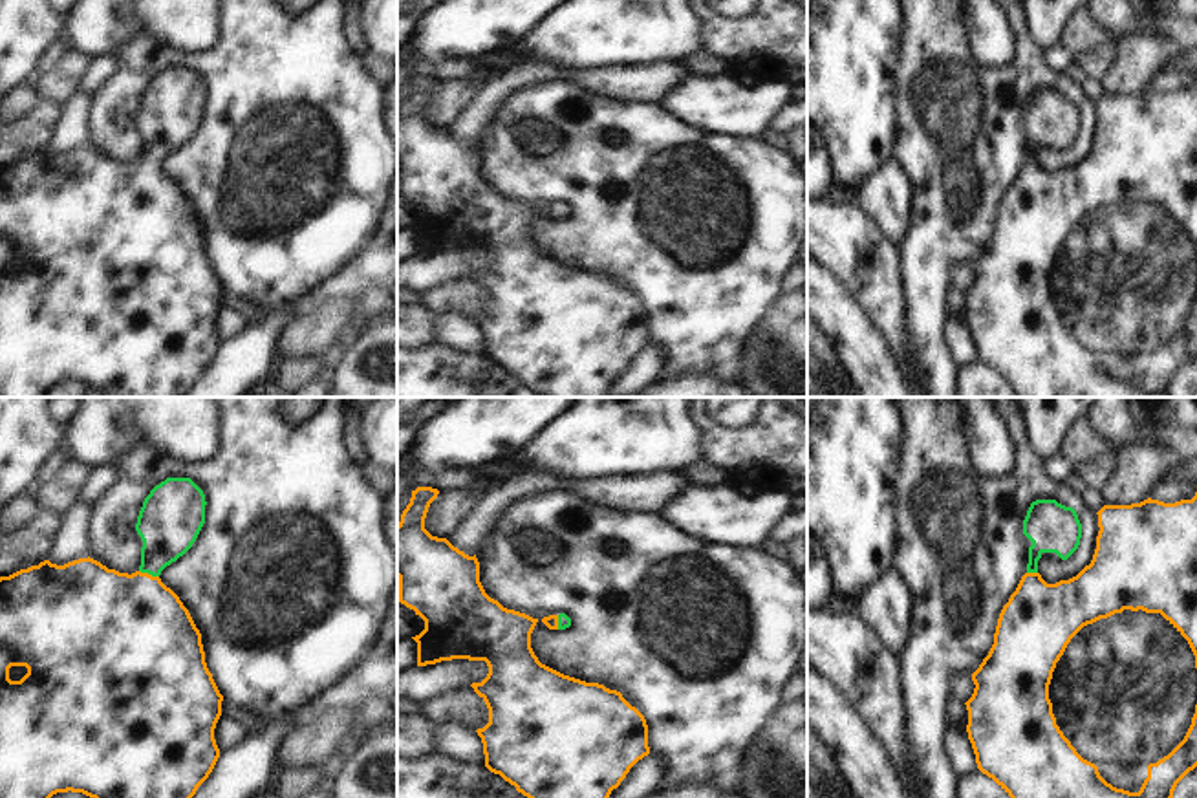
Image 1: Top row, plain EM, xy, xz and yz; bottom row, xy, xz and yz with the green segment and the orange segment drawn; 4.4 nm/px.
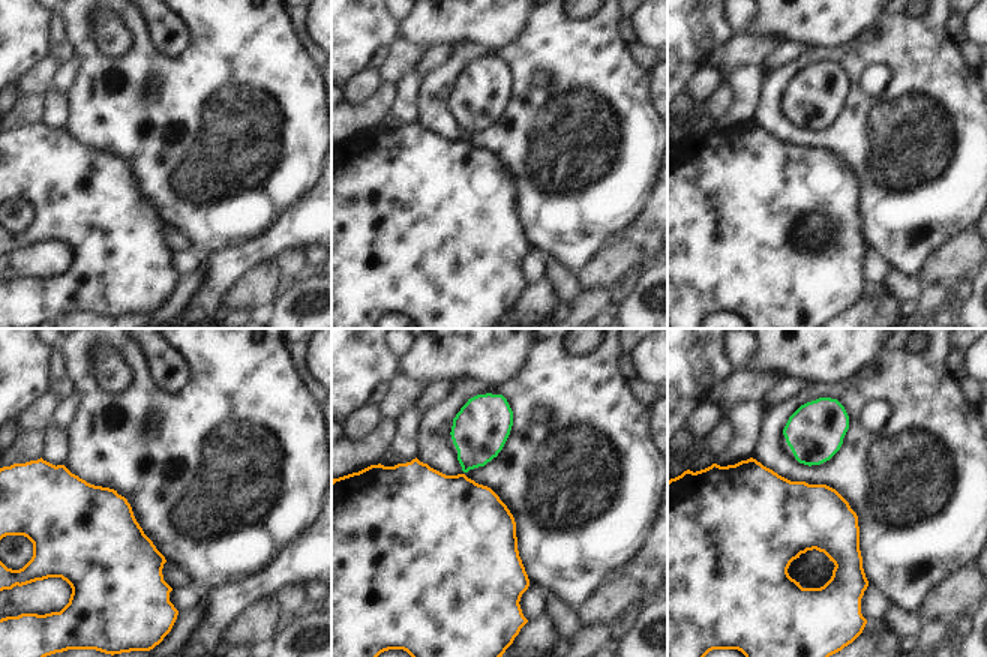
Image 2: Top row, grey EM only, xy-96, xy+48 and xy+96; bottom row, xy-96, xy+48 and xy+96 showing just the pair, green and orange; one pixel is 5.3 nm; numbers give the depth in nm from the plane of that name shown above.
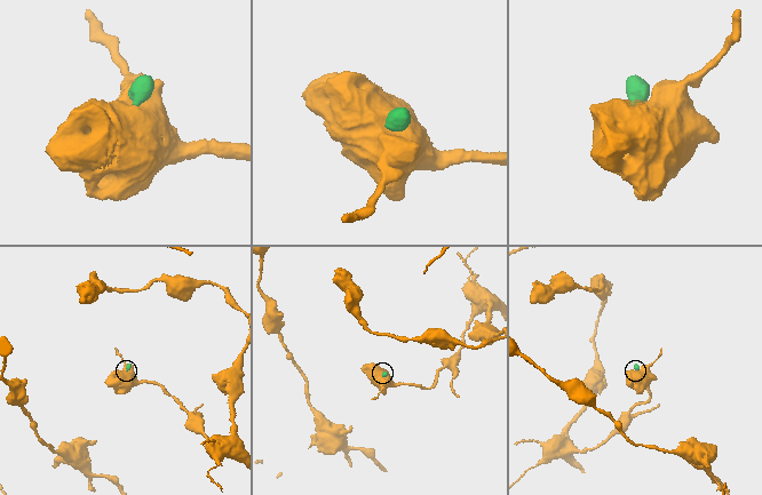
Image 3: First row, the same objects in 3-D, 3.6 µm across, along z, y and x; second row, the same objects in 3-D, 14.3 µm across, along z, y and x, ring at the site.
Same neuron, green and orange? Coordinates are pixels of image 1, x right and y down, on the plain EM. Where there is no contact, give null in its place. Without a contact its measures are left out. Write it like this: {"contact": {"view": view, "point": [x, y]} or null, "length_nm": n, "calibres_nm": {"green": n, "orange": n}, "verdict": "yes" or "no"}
{"contact": {"view": "xy", "point": [149, 163]}, "length_nm": 90, "calibres_nm": {"green": 280, "orange": 460}, "verdict": "yes"}

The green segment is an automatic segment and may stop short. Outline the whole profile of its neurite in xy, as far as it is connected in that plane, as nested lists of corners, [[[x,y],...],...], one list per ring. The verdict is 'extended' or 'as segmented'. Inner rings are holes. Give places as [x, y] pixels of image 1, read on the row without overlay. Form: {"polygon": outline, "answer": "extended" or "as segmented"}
{"polygon": [[[167,68],[145,88],[135,121],[143,130],[141,156],[135,163],[108,159],[93,148],[79,148],[64,156],[49,150],[0,167],[0,397],[42,397],[57,383],[82,383],[95,388],[102,397],[183,397],[209,368],[220,339],[214,318],[221,306],[221,291],[212,264],[205,253],[201,223],[179,187],[167,178],[161,161],[183,146],[196,132],[205,113],[205,84],[190,68]],[[11,256],[26,256],[20,271],[9,269]]], "answer": "extended"}

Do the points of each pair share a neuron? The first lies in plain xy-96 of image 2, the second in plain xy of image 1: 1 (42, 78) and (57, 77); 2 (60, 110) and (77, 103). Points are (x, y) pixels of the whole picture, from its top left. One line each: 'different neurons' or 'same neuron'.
1: same neuron
2: same neuron

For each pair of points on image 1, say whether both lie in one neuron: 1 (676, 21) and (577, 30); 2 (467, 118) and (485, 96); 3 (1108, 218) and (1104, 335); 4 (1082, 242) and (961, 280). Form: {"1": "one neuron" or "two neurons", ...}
{"1": "one neuron", "2": "one neuron", "3": "one neuron", "4": "two neurons"}

